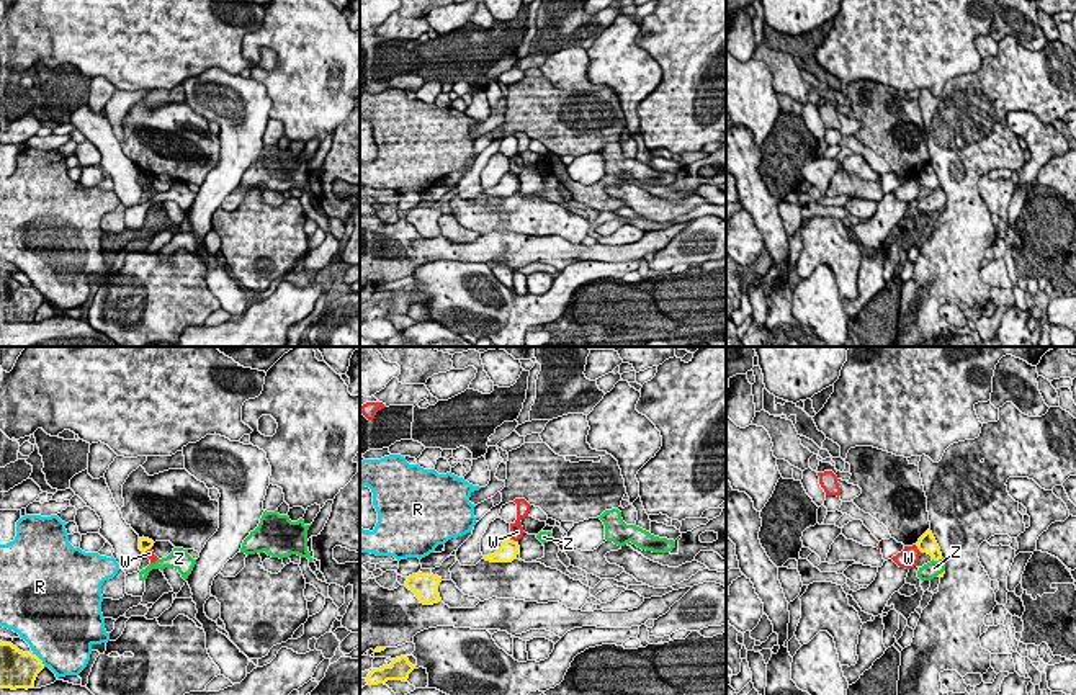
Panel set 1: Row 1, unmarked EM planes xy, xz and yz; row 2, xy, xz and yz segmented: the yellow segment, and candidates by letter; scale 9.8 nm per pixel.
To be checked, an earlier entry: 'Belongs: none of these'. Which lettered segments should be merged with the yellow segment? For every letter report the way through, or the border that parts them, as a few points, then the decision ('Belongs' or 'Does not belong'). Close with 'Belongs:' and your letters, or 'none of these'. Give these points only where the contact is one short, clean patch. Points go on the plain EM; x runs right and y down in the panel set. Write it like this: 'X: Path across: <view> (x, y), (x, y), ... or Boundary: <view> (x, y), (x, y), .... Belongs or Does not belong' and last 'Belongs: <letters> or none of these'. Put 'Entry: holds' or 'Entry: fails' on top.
Entry: fails
R: Does not belong
W: Does not belong
Z: Path across: yz (926, 177), (937, 193), (934, 201). Belongs
Belongs: Z

